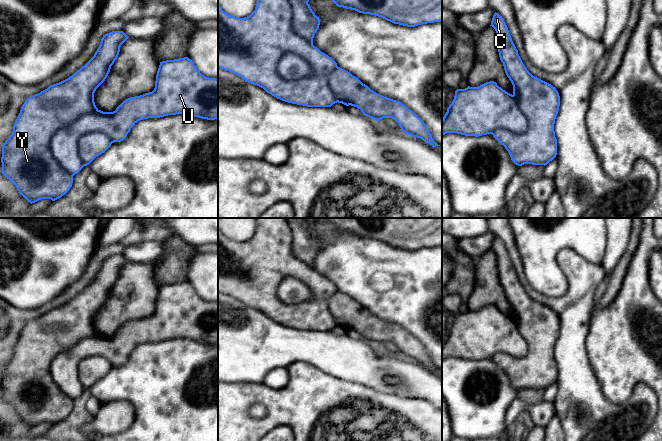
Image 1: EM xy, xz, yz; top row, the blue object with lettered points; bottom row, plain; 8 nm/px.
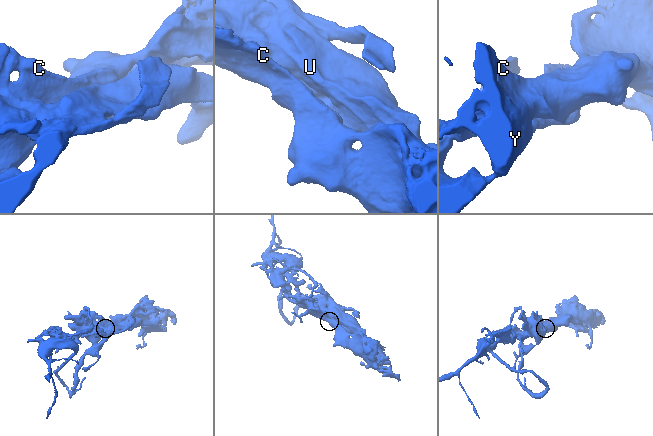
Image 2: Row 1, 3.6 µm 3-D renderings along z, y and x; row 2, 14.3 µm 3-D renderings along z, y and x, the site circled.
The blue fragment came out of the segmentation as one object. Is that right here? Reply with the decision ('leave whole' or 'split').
leave whole

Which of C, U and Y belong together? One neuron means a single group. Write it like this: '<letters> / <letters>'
C U Y

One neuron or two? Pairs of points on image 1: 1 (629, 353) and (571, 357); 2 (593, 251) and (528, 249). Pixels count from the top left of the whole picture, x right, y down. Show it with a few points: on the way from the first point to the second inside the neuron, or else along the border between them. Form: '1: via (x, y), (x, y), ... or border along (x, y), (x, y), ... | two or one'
1: border along (588, 332), (586, 340), (587, 356), (597, 378) | two
2: via (577, 241), (544, 241) | one

